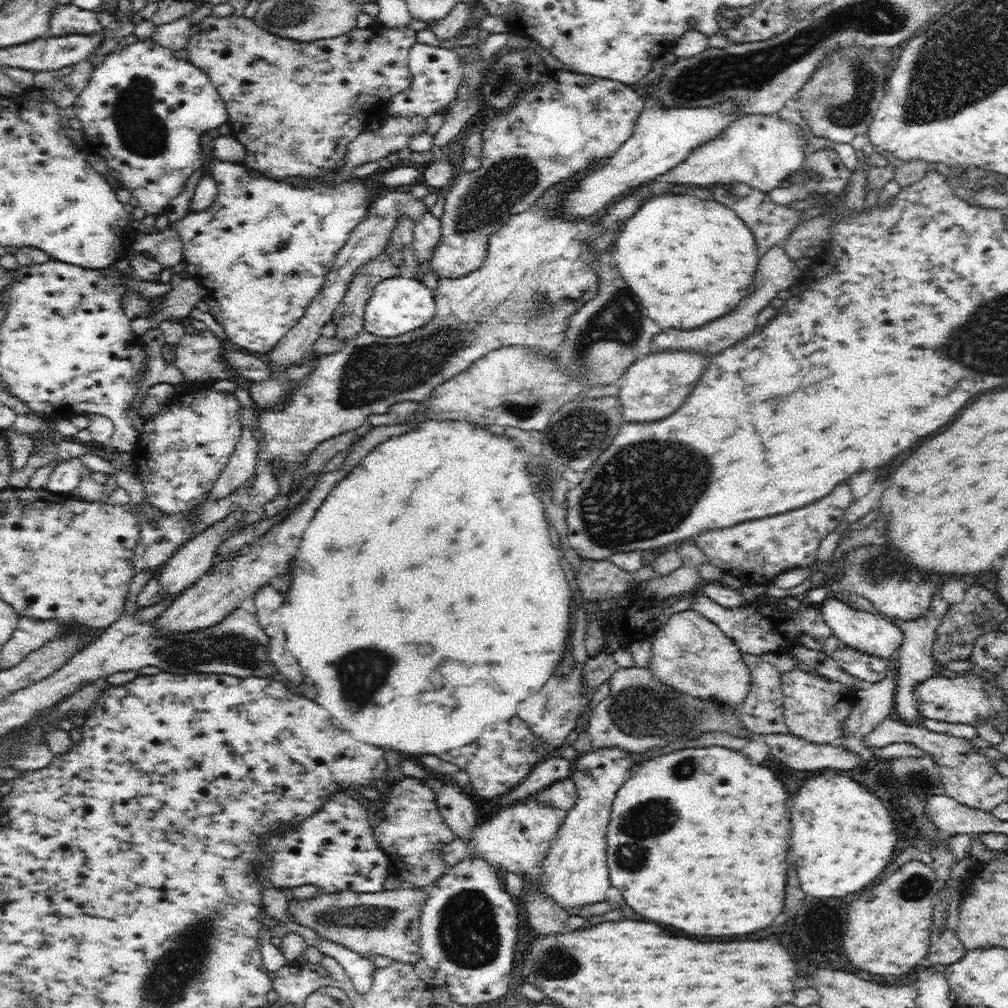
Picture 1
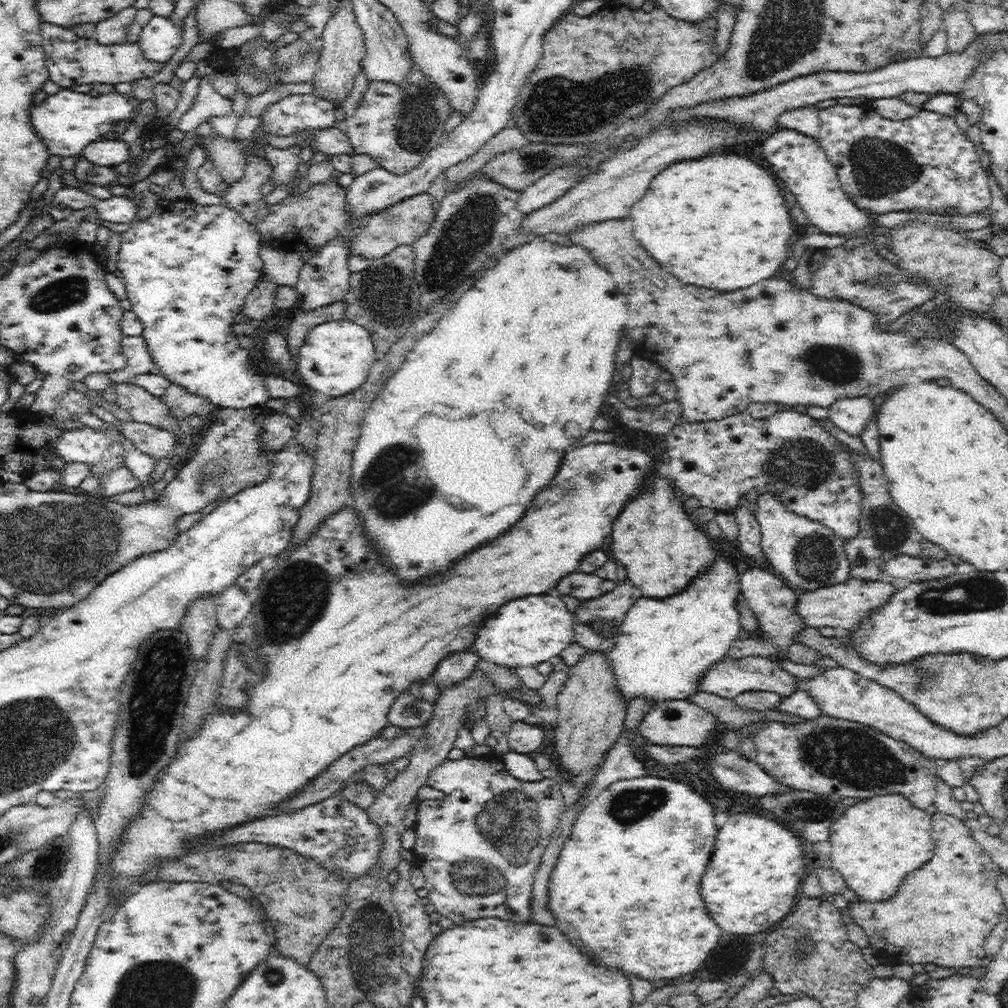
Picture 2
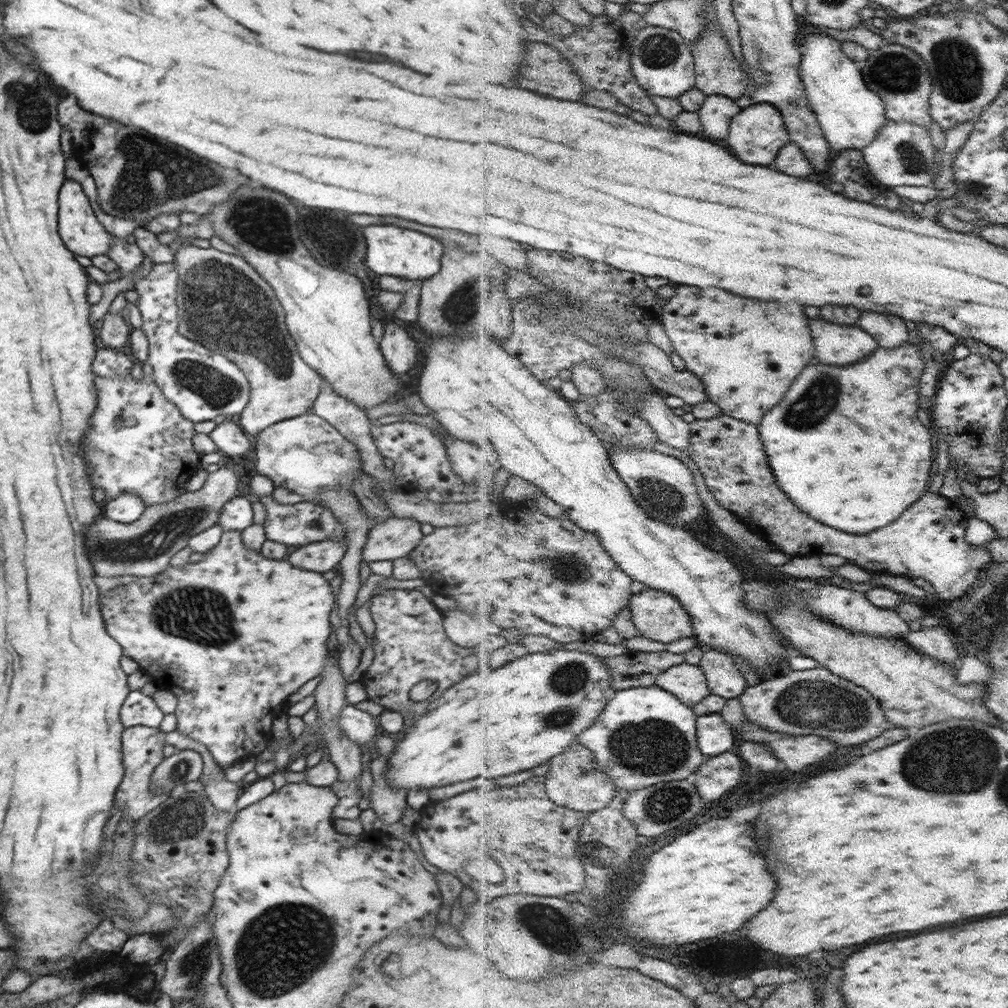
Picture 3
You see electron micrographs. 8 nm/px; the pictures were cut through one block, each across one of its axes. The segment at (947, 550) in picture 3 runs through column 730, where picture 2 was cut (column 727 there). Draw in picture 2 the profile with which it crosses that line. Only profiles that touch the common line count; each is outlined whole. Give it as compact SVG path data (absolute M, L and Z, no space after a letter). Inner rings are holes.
M787 407L764 418L750 416L746 410L734 412L722 418L696 420L670 428L664 434L668 446L670 472L682 496L693 495L703 506L718 510L734 508L740 494L746 494L757 487L759 492L779 492L788 508L802 516L819 520L831 528L839 537L854 536L858 532L860 496L854 479L854 467L850 466L848 455L838 449L838 441L829 435L816 419Z

